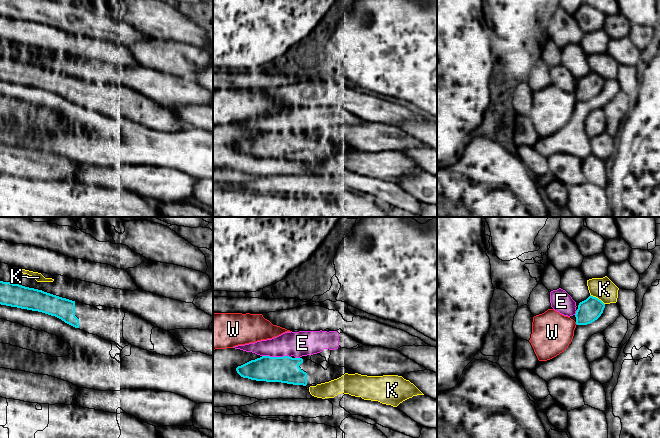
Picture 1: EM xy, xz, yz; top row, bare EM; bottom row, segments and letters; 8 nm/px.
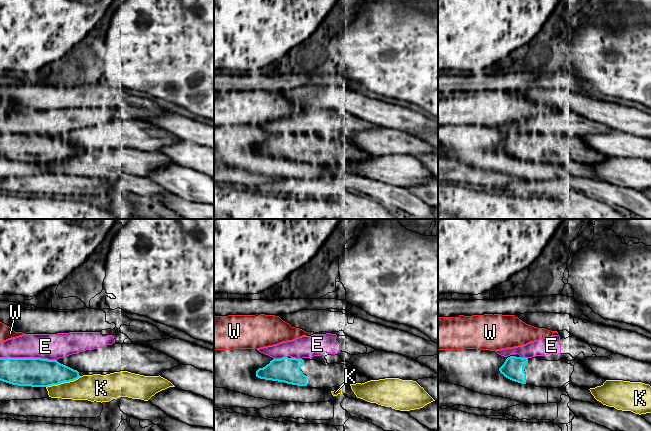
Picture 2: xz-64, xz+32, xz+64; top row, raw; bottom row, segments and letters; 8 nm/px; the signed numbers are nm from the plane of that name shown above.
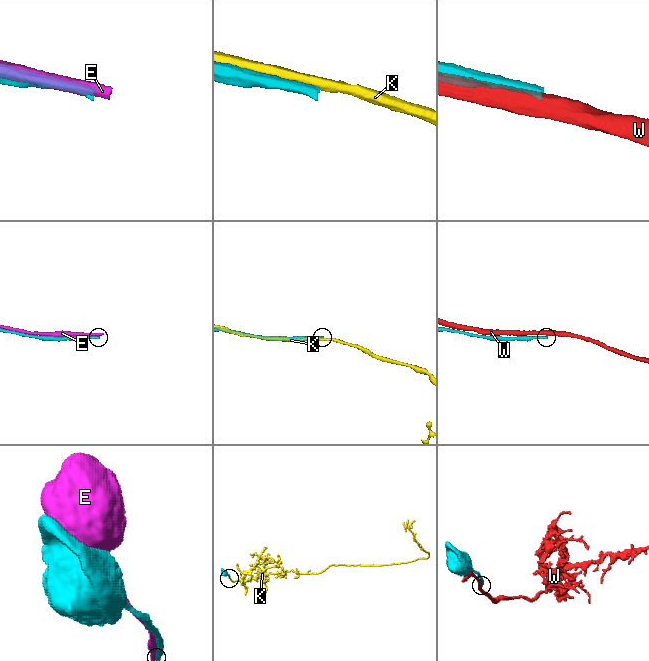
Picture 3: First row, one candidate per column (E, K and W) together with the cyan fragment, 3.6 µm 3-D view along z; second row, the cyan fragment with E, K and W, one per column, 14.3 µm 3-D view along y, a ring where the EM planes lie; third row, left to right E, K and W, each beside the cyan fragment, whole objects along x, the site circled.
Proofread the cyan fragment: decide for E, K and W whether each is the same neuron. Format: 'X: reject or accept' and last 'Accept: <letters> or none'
E: reject
K: reject
W: reject
Accept: none

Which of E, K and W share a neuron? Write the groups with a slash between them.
E / K / W

